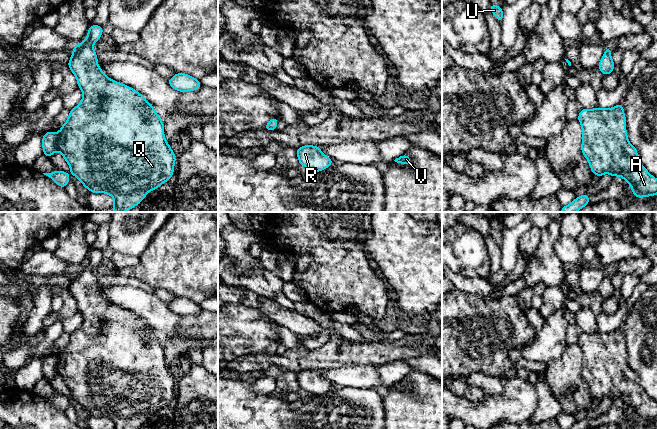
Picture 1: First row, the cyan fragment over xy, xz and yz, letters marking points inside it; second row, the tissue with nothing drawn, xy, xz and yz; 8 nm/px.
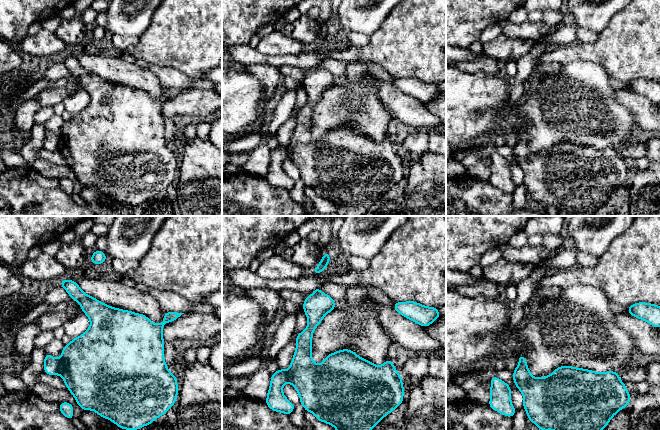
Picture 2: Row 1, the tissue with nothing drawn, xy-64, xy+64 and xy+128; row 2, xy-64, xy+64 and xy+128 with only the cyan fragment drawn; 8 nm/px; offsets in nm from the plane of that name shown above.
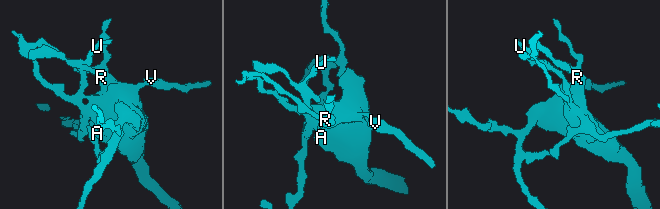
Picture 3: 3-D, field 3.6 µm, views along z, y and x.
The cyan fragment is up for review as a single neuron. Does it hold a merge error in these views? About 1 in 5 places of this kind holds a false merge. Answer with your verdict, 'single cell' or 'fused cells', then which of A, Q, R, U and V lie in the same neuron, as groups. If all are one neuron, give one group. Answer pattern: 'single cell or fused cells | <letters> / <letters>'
single cell | A Q R U V

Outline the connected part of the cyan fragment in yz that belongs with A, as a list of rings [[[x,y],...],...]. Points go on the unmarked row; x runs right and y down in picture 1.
[[[622,327],[609,333],[583,332],[577,343],[582,350],[582,378],[588,384],[592,397],[599,402],[604,397],[612,401],[621,400],[630,408],[633,419],[637,422],[657,419],[657,403],[641,389],[637,373],[628,364]]]

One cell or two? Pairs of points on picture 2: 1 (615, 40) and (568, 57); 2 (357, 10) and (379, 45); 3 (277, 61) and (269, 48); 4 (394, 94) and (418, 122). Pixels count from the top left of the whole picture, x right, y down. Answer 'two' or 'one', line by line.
1: one
2: two
3: two
4: one

